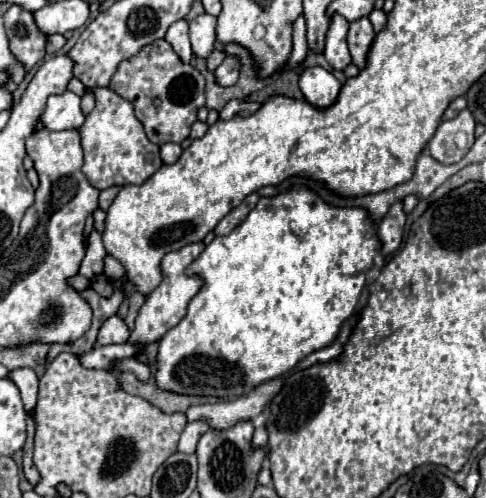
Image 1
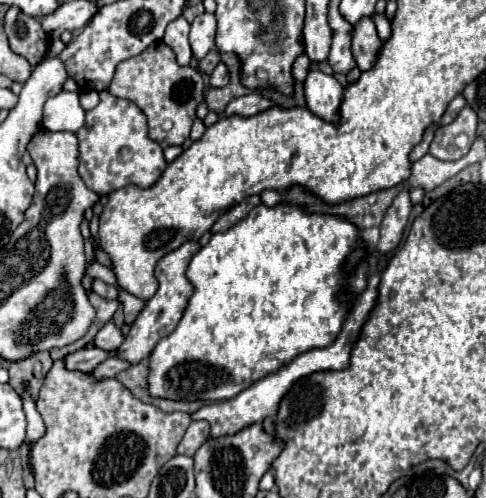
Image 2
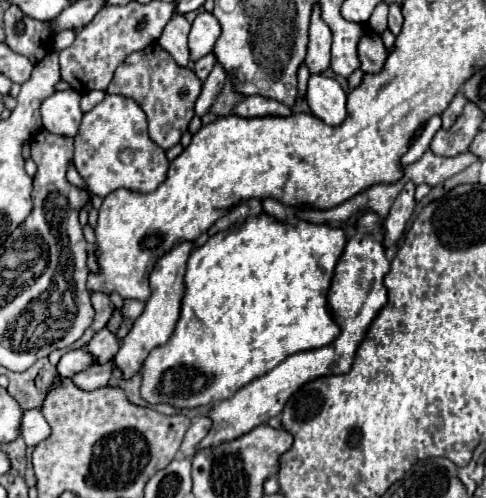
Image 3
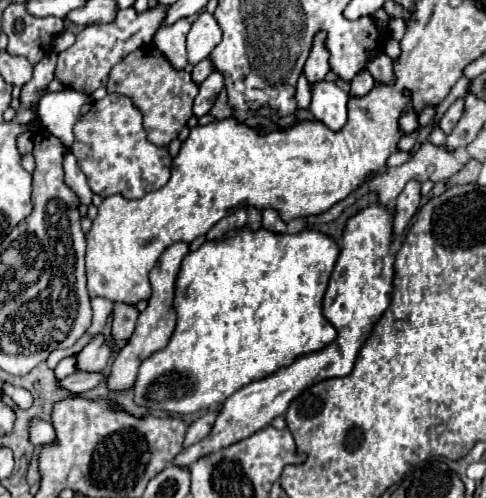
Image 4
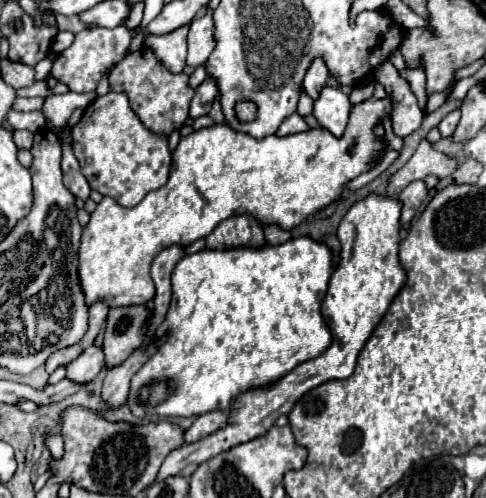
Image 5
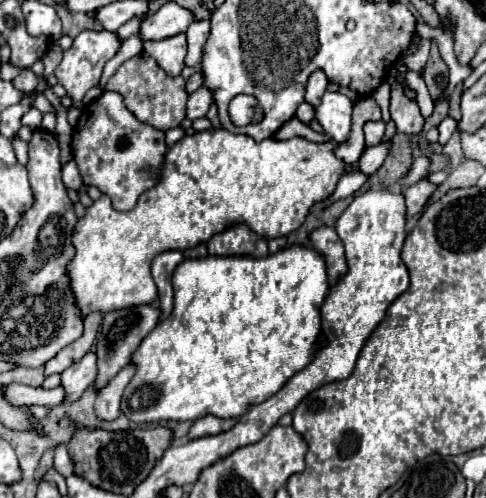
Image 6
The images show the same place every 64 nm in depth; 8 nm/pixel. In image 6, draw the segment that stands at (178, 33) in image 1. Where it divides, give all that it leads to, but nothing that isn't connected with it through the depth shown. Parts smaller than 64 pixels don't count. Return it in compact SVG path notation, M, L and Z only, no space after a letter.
M178 34L158 42L144 42L144 52L156 58L156 62L170 74L180 76L186 58L186 36Z

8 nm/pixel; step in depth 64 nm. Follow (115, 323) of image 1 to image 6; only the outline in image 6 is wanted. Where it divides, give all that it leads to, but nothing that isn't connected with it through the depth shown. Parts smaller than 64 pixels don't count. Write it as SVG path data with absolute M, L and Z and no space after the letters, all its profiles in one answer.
M88 352L88 356L84 356L82 360L78 360L60 374L60 386L66 392L64 402L80 400L80 396L94 382L94 378L96 378L96 354Z

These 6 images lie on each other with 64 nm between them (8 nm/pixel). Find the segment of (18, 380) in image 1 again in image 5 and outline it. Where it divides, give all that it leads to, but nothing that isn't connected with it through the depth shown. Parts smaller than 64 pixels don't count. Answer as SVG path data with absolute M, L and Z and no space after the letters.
M50 436L48 438L48 448L50 448L50 452L56 460L60 460L64 456L64 440L60 436Z

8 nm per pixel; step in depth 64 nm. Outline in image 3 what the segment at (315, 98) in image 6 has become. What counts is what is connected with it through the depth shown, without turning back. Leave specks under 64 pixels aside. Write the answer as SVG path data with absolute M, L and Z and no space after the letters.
M314 10L310 24L308 56L304 60L310 74L322 74L330 66L330 44L332 44L330 28L320 20L320 12Z

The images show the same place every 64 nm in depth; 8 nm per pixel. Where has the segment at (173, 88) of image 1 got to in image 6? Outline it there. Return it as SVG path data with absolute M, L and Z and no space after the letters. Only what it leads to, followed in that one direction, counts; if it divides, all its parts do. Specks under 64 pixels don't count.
M138 54L130 60L126 60L116 74L108 80L106 90L118 92L124 96L124 104L126 108L140 120L146 124L152 124L158 130L170 130L180 126L180 122L186 118L186 100L188 94L184 92L184 84L186 80L182 76L168 76L152 56L148 54Z

